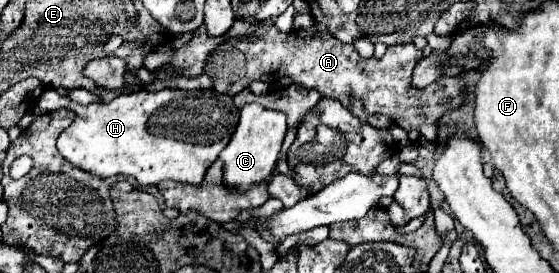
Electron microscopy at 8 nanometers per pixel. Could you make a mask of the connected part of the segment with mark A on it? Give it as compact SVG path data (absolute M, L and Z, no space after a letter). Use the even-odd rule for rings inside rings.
M263 23L263 29L249 41L223 41L223 45L211 53L205 73L213 79L213 89L217 93L231 97L243 91L251 81L261 81L263 73L291 77L293 83L299 83L305 89L317 89L323 97L333 97L347 109L353 101L361 101L365 113L387 115L401 129L419 131L421 137L435 141L437 119L445 109L463 103L463 81L445 77L445 81L435 81L425 89L413 89L411 73L421 57L423 53L415 49L415 45L391 45L381 59L361 59L353 45L339 43L331 33L321 33L316 27L281 33L275 25Z

